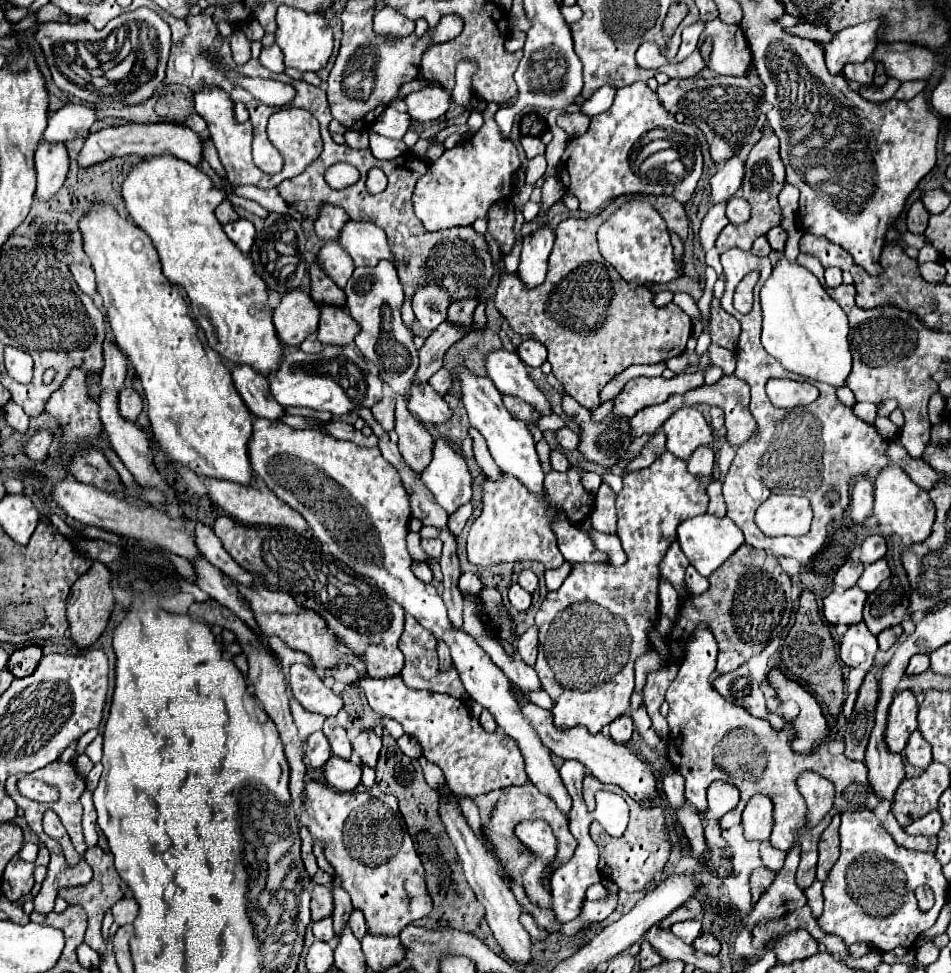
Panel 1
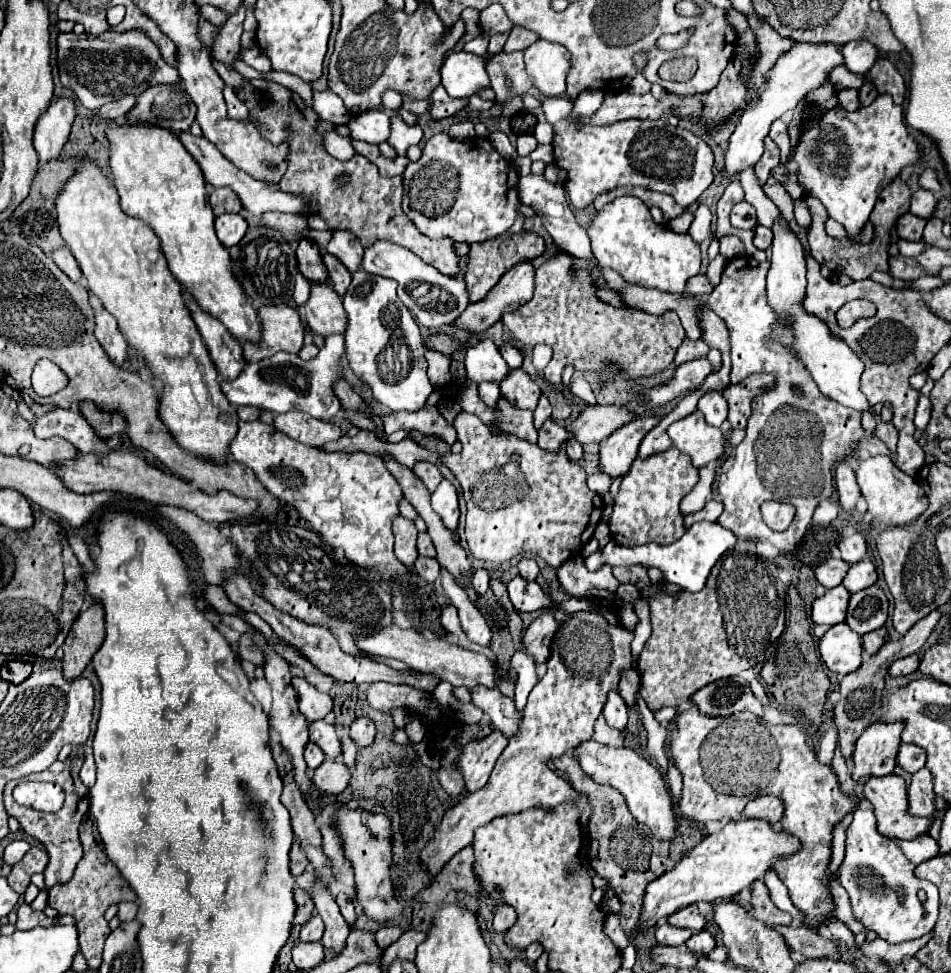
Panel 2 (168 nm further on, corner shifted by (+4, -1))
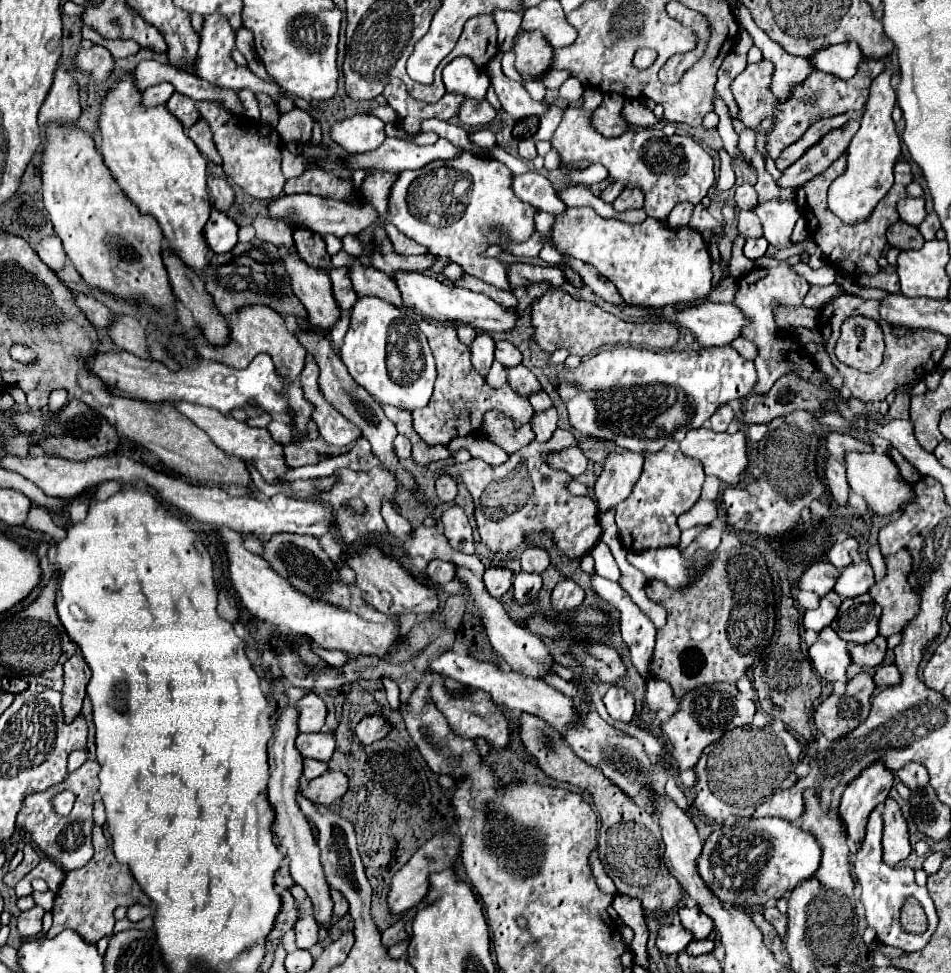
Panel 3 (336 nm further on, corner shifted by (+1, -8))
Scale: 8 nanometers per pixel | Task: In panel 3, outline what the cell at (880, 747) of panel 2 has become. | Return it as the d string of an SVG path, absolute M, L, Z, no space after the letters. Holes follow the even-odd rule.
M877 761L875 765L871 765L869 769L865 769L855 781L851 781L841 797L841 805L839 805L839 817L843 821L843 827L845 827L845 833L847 837L859 845L865 837L865 825L867 825L867 817L869 813L873 811L873 807L877 807L879 803L883 803L889 795L893 787L893 773L889 769L885 769L885 765L881 761Z

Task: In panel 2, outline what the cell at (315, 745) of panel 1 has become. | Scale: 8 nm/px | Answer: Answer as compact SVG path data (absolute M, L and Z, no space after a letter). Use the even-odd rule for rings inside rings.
M308 742L308 746L306 746L306 752L304 752L304 758L306 758L306 762L308 762L308 768L310 770L314 770L316 766L320 766L322 762L324 762L324 754L322 754L322 750L320 750L320 746L318 744L314 744L314 742Z

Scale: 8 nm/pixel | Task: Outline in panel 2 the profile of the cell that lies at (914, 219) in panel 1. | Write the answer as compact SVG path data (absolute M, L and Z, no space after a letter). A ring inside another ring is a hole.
M906 212L904 216L898 218L896 232L898 232L898 236L904 238L904 240L922 240L924 226L926 226L926 220L922 220L922 218Z

